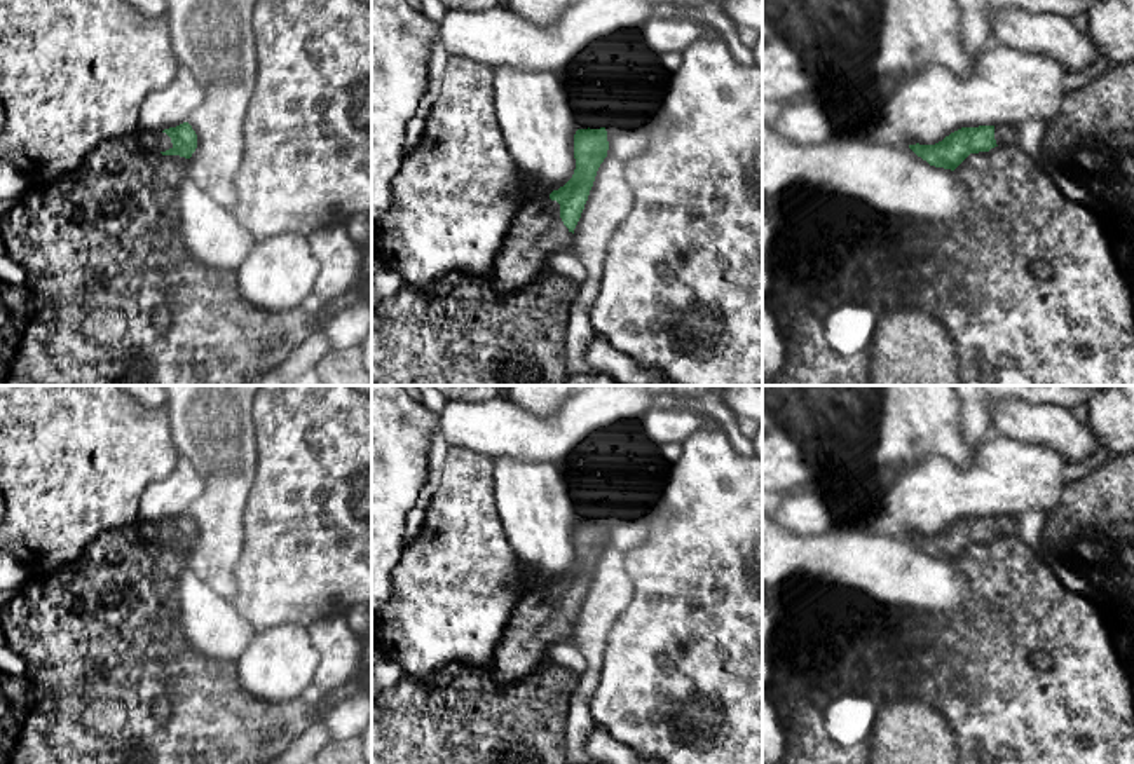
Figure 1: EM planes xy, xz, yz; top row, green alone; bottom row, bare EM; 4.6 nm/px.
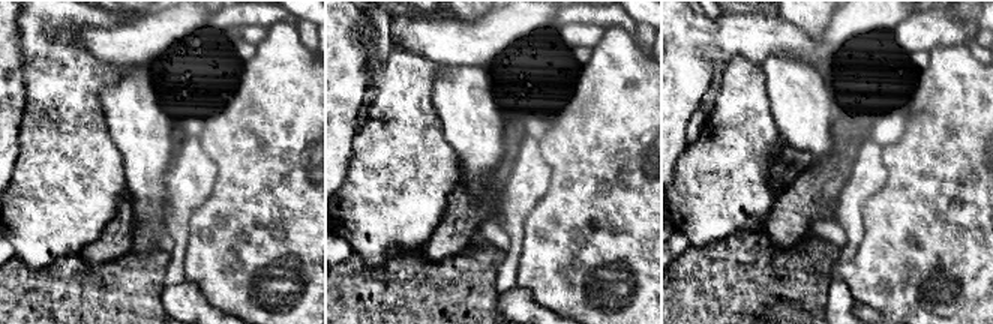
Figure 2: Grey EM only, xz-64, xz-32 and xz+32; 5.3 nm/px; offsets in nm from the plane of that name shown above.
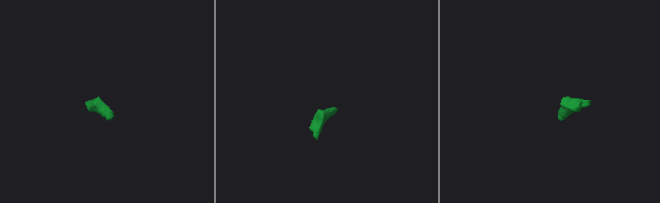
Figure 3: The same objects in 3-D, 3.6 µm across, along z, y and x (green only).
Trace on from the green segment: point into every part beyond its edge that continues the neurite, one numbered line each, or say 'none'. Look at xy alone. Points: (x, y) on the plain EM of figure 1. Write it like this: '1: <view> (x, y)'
1: xy (159, 532)

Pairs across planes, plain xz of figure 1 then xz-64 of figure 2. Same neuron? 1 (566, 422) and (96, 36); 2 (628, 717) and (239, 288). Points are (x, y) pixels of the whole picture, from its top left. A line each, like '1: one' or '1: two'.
1: one
2: one

